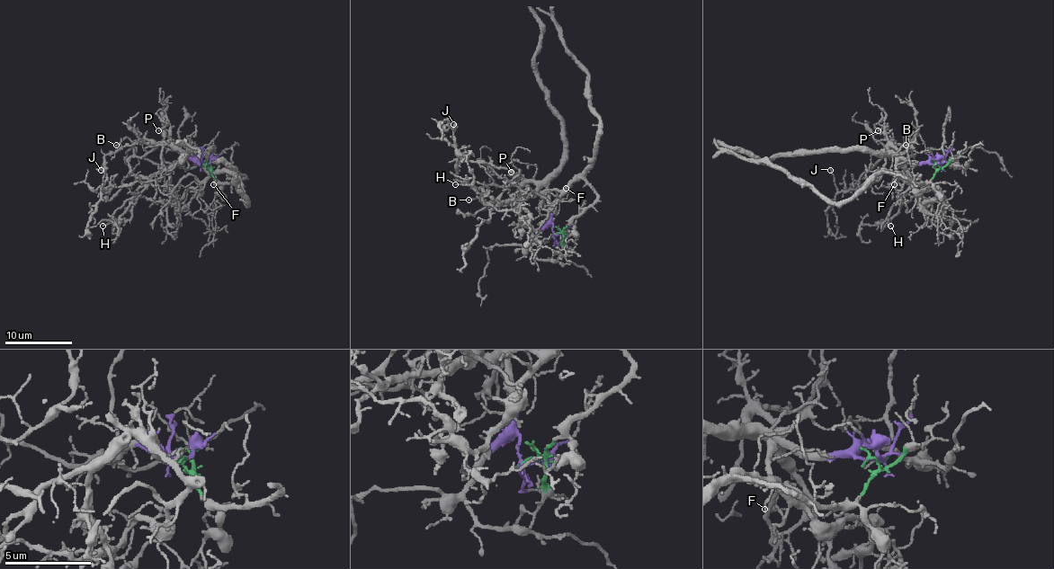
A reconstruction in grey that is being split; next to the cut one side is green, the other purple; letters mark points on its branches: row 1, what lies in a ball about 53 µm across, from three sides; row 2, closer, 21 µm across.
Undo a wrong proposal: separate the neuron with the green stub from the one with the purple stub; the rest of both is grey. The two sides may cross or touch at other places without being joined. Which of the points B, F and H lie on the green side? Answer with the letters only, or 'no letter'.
F, H

